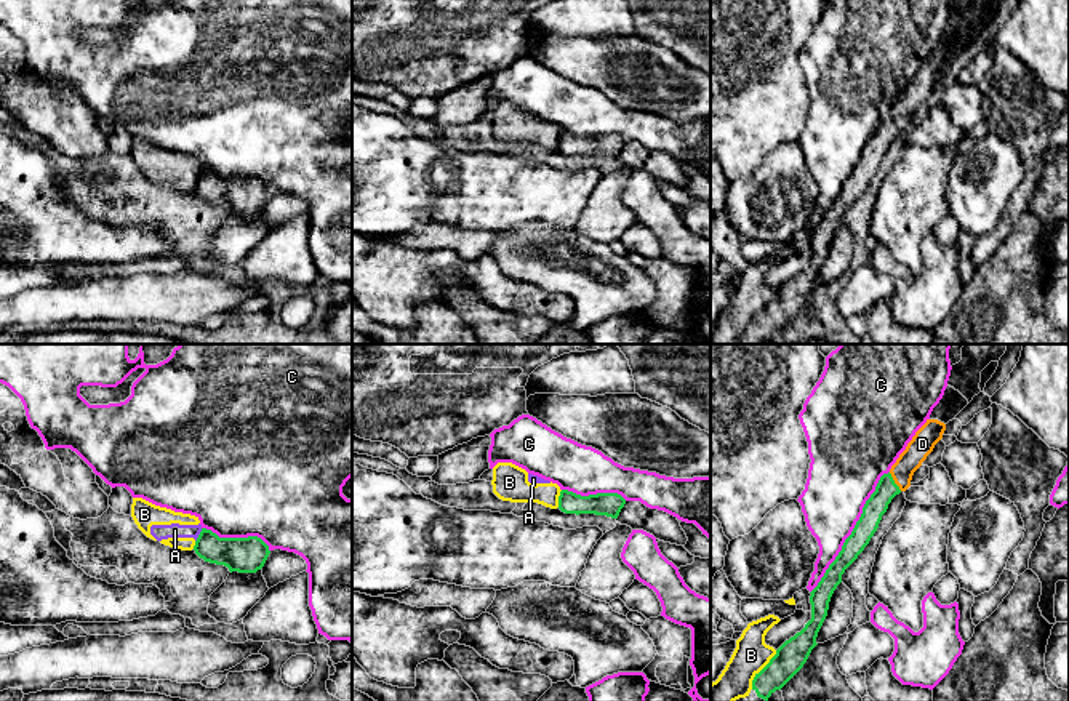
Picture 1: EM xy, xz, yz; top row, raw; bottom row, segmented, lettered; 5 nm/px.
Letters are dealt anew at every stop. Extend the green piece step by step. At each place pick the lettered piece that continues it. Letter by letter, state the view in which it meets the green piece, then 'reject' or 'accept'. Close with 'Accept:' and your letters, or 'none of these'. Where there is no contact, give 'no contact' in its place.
A: xy | reject
B: yz | reject
C: yz | reject
D: yz | accept
Accept: D

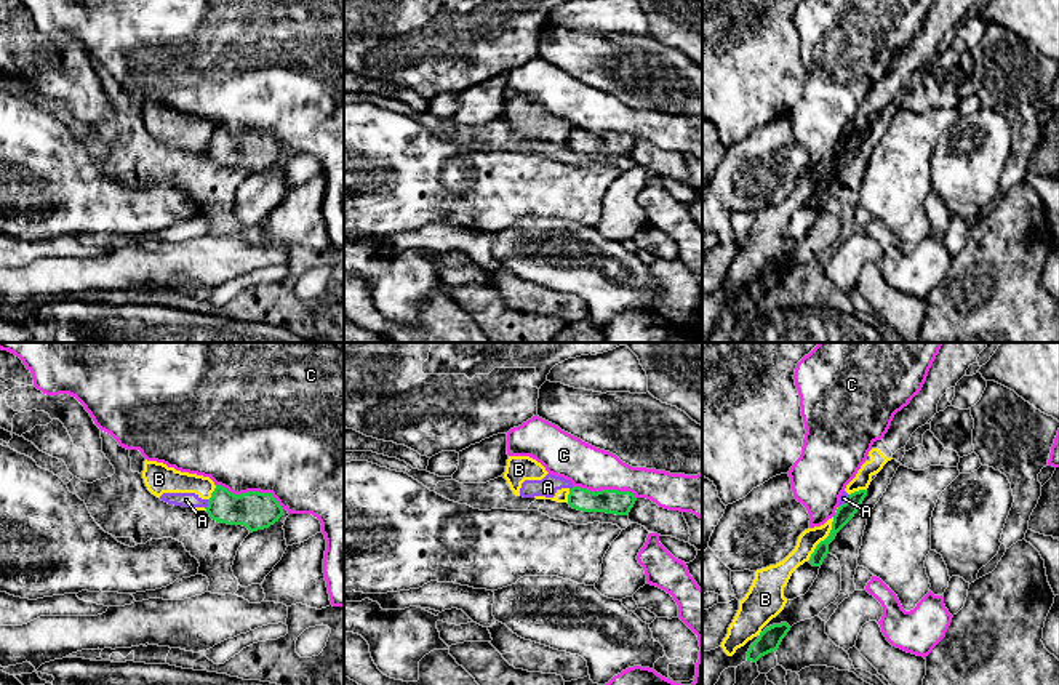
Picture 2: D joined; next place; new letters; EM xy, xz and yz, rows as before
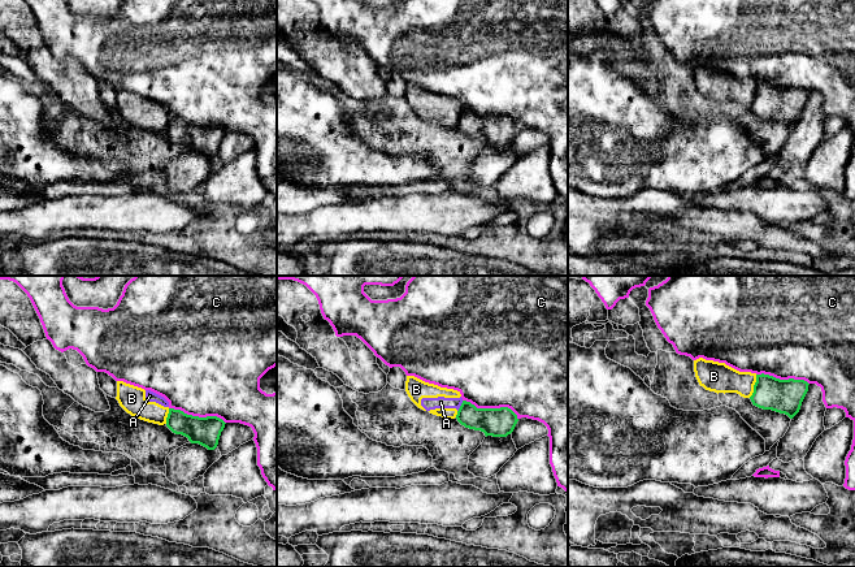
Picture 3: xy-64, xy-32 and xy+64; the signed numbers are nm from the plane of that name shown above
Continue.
A: xy | reject
B: yz | reject
C: xy | reject
Accept: none of these

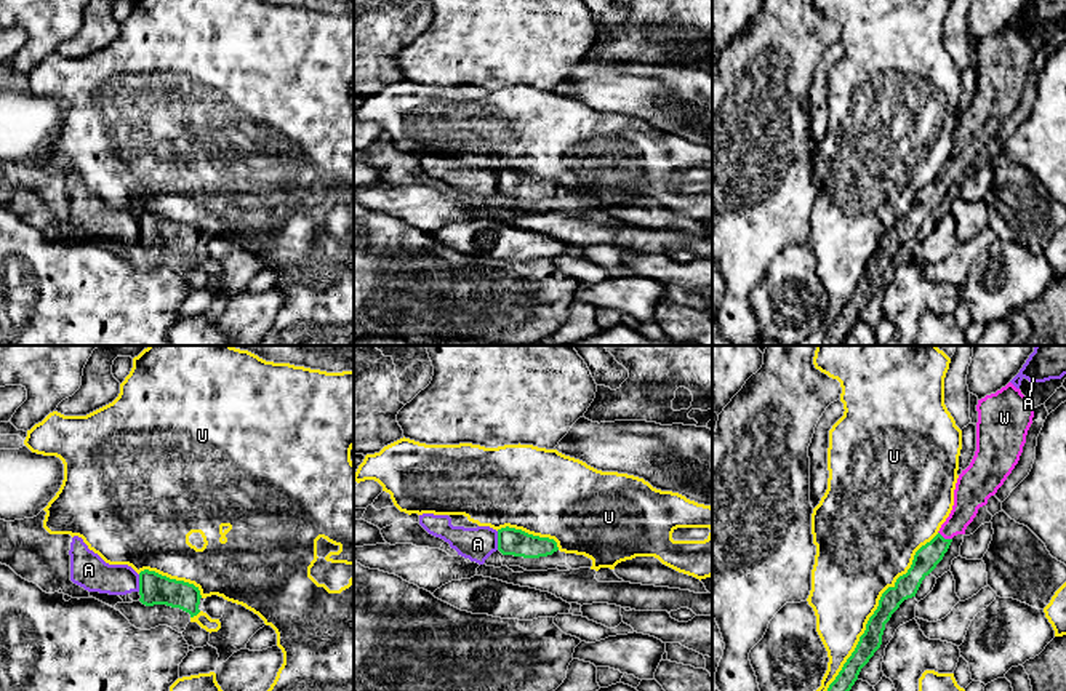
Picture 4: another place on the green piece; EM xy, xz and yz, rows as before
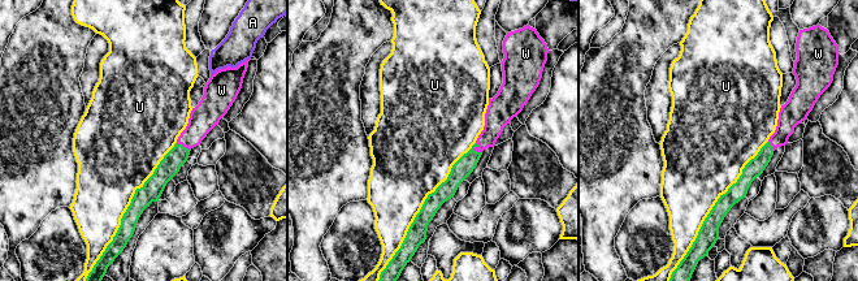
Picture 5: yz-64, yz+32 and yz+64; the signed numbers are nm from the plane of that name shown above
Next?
A: xz | reject
U: yz | reject
W: yz | accept
Accept: W

